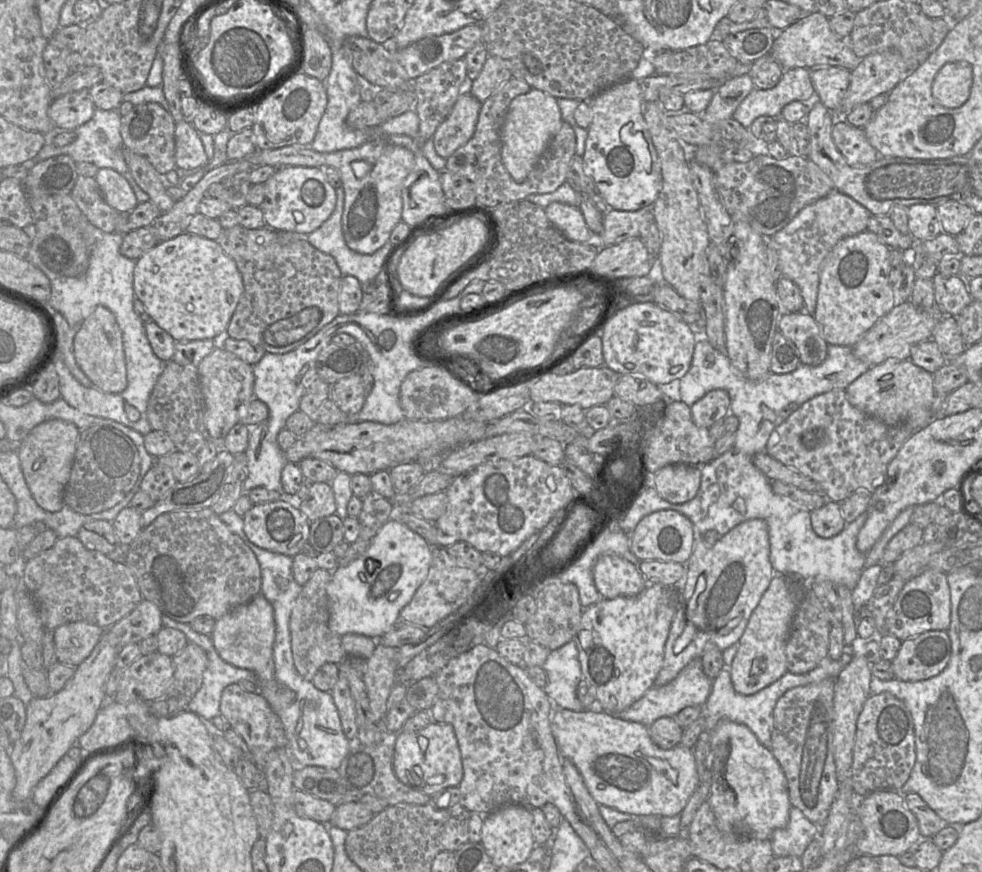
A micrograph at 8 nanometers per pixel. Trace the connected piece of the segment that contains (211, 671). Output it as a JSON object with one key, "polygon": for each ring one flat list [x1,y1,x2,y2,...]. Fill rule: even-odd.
{"polygon":[[162,615,163,627,175,628,183,632,189,642,202,647,208,658,208,665,203,675,200,690,188,704,188,711,197,714,201,719,211,721,220,715,220,703,223,690,241,680,257,681,256,674,248,669,241,669,225,662,218,654,211,635,196,632,190,624,179,623]]}

